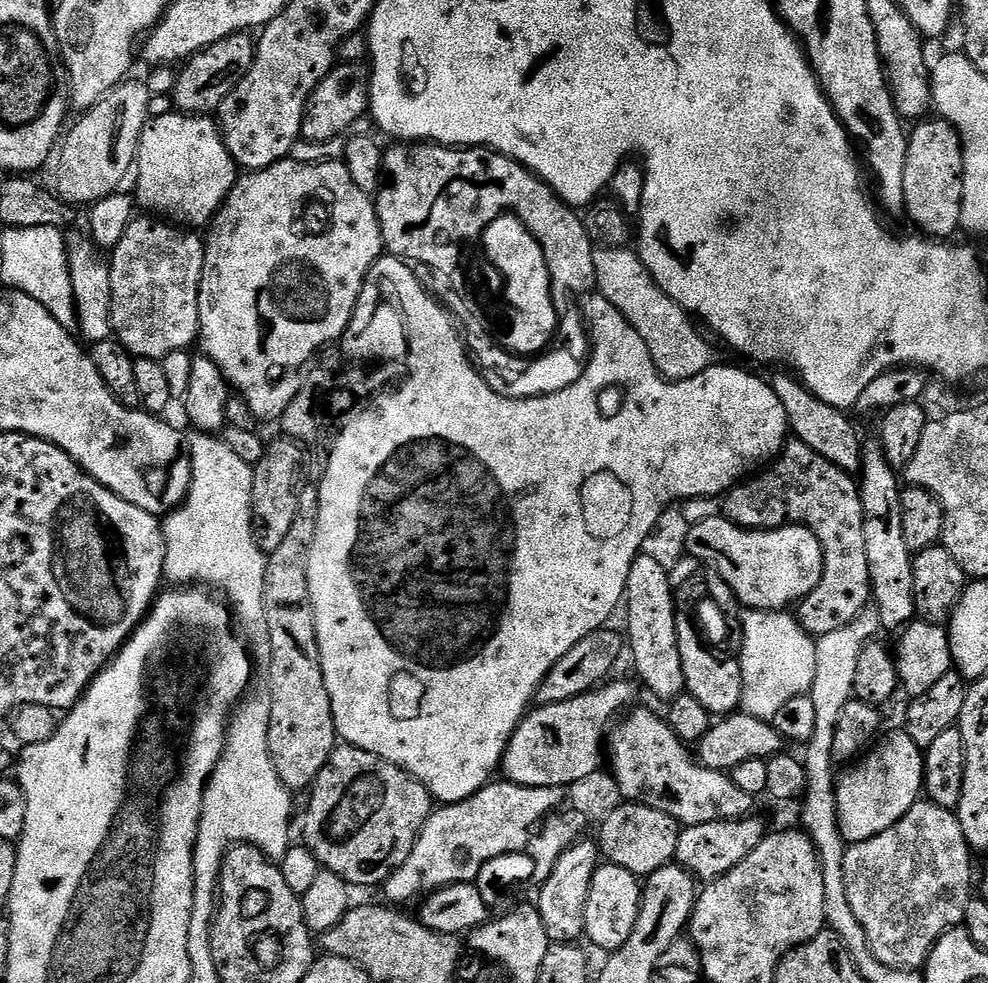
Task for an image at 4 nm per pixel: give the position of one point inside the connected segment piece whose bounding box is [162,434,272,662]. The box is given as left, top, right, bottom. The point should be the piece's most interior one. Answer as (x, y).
(208, 540)

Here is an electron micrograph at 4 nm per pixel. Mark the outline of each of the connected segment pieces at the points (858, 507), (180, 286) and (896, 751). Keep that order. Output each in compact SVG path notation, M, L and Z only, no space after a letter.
M792 438L771 467L737 484L723 497L722 503L723 515L739 528L767 530L799 526L808 528L818 538L824 551L822 582L798 605L800 626L809 636L834 634L834 630L842 630L856 620L863 608L869 607L872 583L870 562L866 562L864 507L857 481L849 473Z
M134 218L122 234L122 242L111 249L112 330L124 351L141 360L159 360L171 352L183 352L197 343L200 335L200 283L204 269L205 241L192 230L159 219Z
M906 730L883 736L876 749L857 759L849 772L841 771L836 781L838 826L849 845L864 844L893 828L922 796L925 753Z

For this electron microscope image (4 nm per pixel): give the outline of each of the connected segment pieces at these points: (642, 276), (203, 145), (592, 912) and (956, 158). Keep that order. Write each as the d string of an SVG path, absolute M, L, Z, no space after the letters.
M628 246L597 247L593 251L594 274L599 295L604 296L606 302L610 302L610 306L614 306L614 310L618 310L622 318L626 318L626 322L634 326L634 330L638 330L642 342L646 342L646 350L650 350L650 358L665 380L679 382L703 376L705 370L714 364L711 346L696 333L697 325L693 323L688 313L679 308L654 283L639 255L630 249Z
M164 116L149 119L140 135L140 146L134 165L137 207L152 210L157 217L190 228L207 227L219 211L225 198L238 182L238 166L233 162L224 144L223 135L215 123L212 124L168 124Z
M607 862L597 867L592 875L590 898L586 902L586 918L584 919L584 936L604 954L611 954L624 948L628 939L636 933L636 925L640 922L641 881L630 870L622 870L622 866L614 866Z
M928 118L913 128L916 129L911 129L906 154L904 210L907 219L912 219L925 237L944 242L961 231L964 148L960 145L960 135L947 120Z

